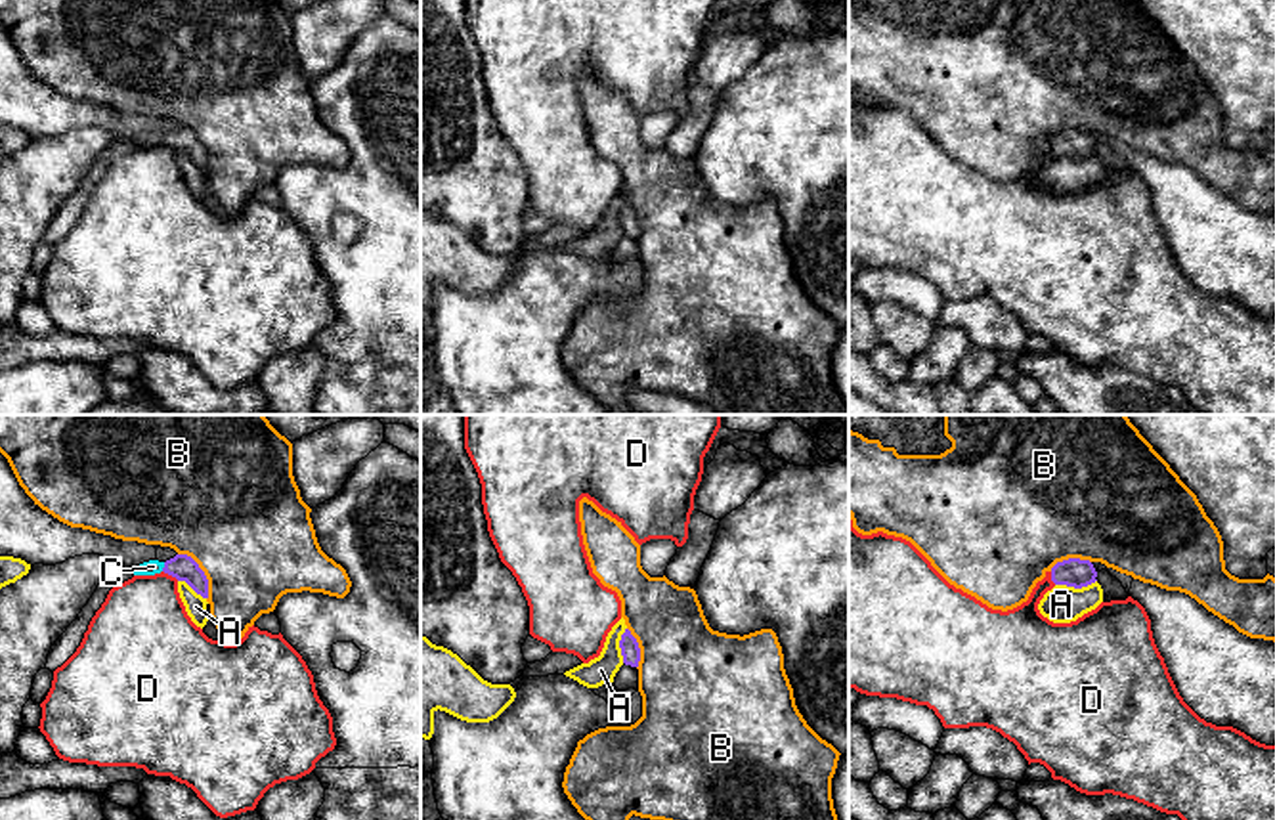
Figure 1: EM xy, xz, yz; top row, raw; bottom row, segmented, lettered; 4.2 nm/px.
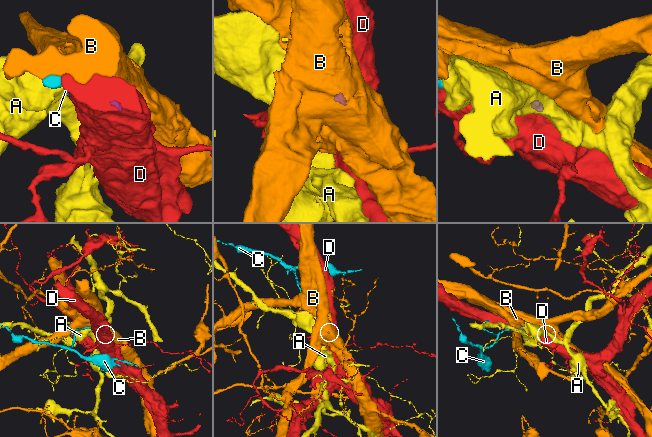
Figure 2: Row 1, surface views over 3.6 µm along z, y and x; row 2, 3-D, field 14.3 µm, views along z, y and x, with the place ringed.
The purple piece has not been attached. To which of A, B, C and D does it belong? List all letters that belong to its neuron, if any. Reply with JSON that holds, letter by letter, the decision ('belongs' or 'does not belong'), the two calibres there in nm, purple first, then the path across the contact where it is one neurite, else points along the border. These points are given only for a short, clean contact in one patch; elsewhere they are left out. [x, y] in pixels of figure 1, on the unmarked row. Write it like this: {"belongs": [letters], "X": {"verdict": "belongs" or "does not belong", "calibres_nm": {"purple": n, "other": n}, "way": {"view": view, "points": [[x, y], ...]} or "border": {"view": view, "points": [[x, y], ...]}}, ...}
{"belongs": ["C"], "A": {"verdict": "does not belong", "calibres_nm": {"purple": 120, "other": 160}, "border": {"view": "yz", "points": [[1096, 151], [1080, 159], [1056, 157]]}}, "B": {"verdict": "does not belong", "calibres_nm": {"purple": 110, "other": 500}, "border": {"view": "xy", "points": [[178, 125], [186, 125], [203, 144], [207, 171]]}}, "C": {"verdict": "belongs", "calibres_nm": {"purple": 110, "other": 60}, "way": {"view": "xy", "points": [[184, 140], [165, 138], [153, 138]]}}, "D": {"verdict": "does not belong", "calibres_nm": {"purple": 110, "other": 380}, "border": {"view": "xy", "points": [[163, 142], [178, 151]]}}}

